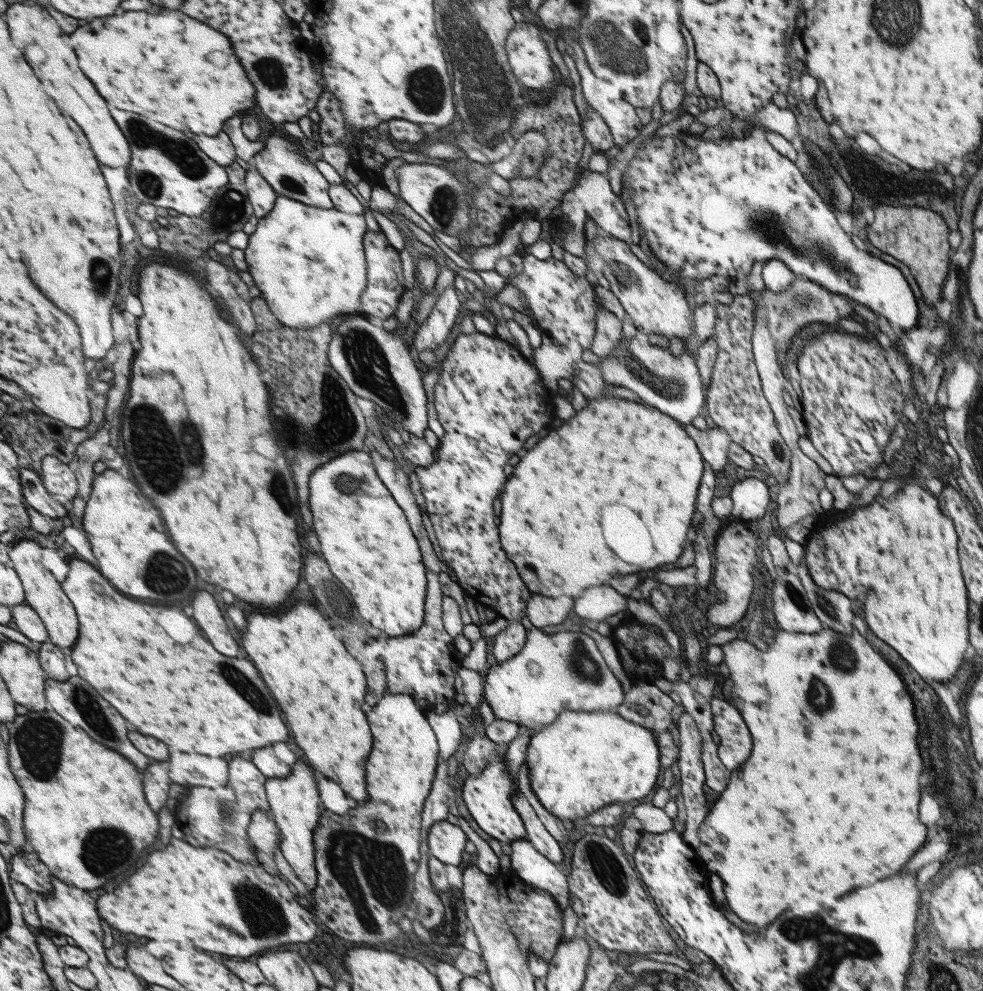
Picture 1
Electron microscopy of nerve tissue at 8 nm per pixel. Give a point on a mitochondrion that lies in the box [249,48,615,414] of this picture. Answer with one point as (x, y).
(425, 87)

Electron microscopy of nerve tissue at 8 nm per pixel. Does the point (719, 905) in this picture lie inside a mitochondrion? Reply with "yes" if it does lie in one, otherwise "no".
no

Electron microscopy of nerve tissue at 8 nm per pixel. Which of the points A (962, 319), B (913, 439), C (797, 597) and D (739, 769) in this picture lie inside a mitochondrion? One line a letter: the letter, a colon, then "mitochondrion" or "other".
A: mitochondrion
B: other
C: mitochondrion
D: other

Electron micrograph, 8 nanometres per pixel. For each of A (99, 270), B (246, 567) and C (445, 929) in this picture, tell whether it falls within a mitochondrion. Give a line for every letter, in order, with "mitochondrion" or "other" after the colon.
A: mitochondrion
B: other
C: other

